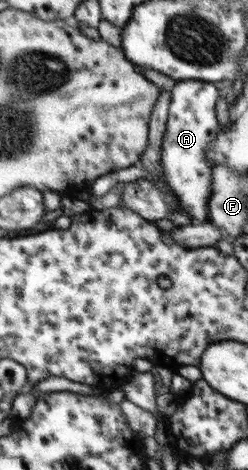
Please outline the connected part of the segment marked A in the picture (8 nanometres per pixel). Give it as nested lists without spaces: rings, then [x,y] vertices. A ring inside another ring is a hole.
[[[179,80],[173,88],[168,109],[166,130],[161,146],[162,176],[166,184],[180,199],[180,206],[195,222],[204,222],[209,217],[207,202],[211,195],[212,165],[206,157],[208,145],[216,140],[219,129],[215,105],[219,93],[213,82]]]

